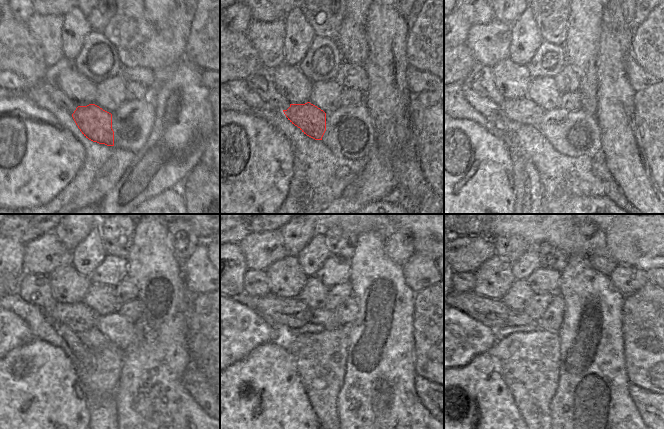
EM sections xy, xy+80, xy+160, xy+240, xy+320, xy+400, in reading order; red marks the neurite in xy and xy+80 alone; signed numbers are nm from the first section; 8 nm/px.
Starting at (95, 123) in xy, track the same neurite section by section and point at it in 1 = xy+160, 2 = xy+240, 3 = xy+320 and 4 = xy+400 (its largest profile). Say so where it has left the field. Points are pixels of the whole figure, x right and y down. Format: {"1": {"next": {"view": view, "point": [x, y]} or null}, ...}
{"1": {"next": {"view": "xy+160", "point": [523, 111]}}, "2": {"next": {"view": "xy+240", "point": [77, 318]}}, "3": {"next": {"view": "xy+320", "point": [286, 314]}}, "4": {"next": {"view": "xy+400", "point": [493, 312]}}}

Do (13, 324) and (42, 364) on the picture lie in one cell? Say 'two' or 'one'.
two

